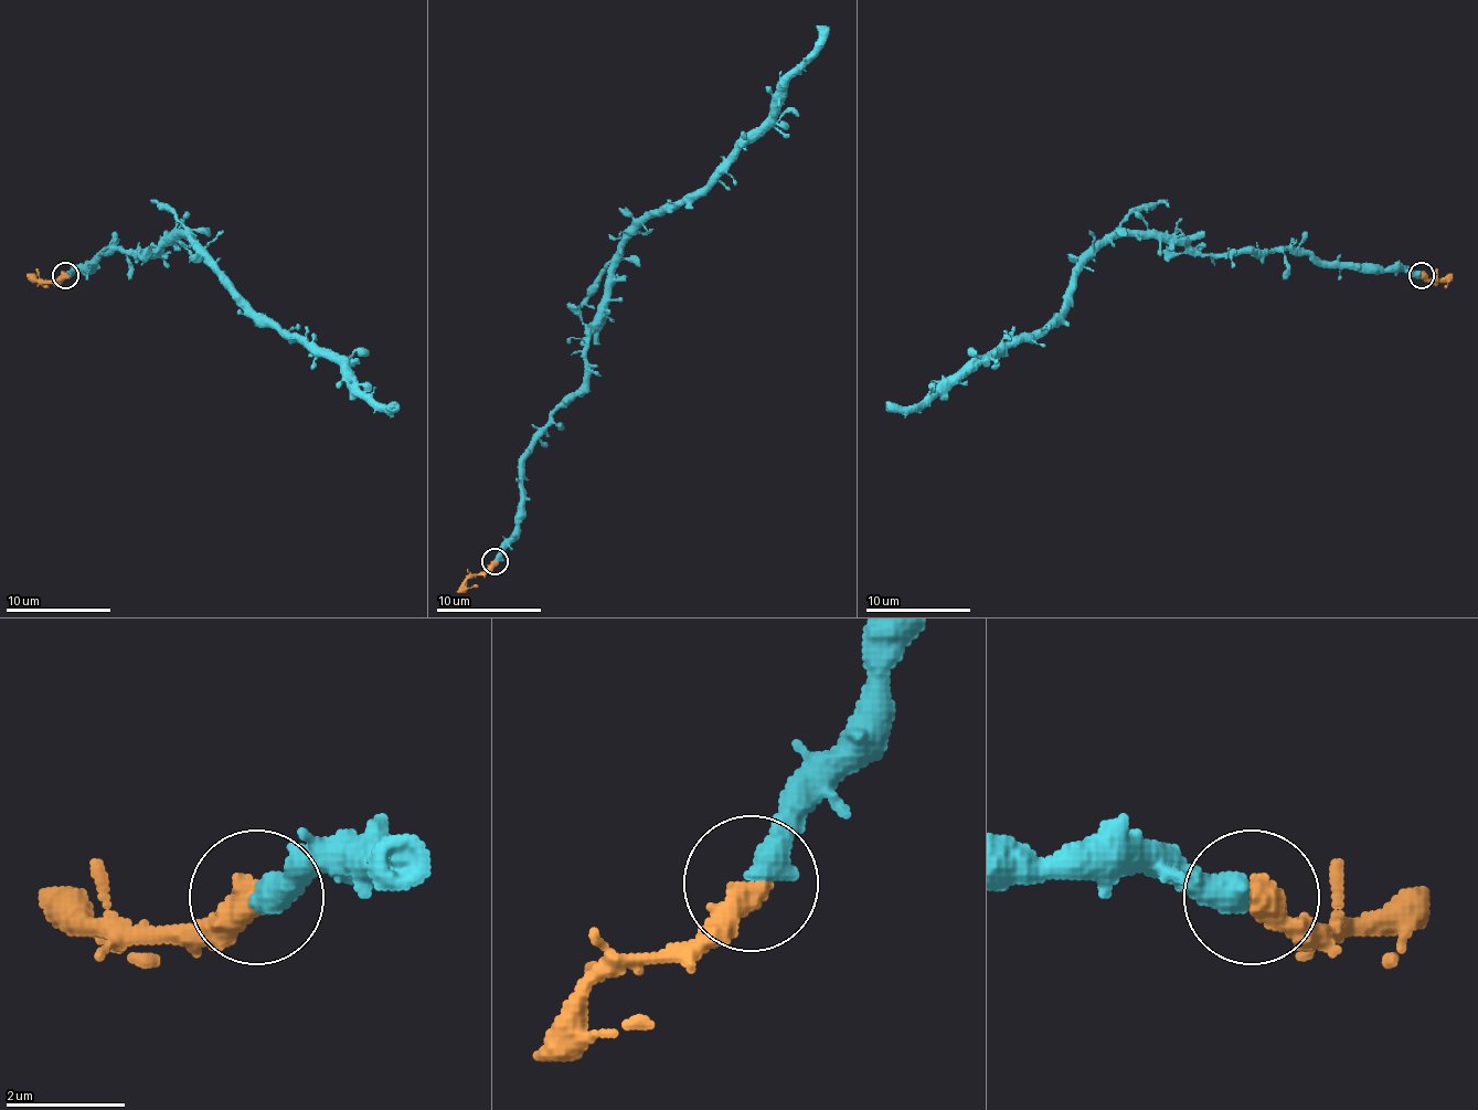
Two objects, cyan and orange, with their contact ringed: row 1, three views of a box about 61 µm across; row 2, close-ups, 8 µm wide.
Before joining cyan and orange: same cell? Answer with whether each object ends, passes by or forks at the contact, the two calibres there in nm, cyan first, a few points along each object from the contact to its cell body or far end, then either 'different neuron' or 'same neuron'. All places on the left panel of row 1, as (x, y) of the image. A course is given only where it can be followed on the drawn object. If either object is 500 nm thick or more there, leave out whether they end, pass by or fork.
500/500 nm | cyan via (64, 276), (115, 250), (157, 255), (185, 236), (244, 299), (283, 331), (315, 341), (375, 405), (396, 402) | orange via (64, 276), (35, 281), (49, 286) | same neuron

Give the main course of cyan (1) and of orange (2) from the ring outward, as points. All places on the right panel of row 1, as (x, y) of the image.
1: (1421, 276), (1286, 250), (1191, 255), (1155, 236), (1113, 236), (1039, 331), (1001, 341), (917, 405), (885, 402)
2: (1421, 276), (1442, 281), (1447, 286)

